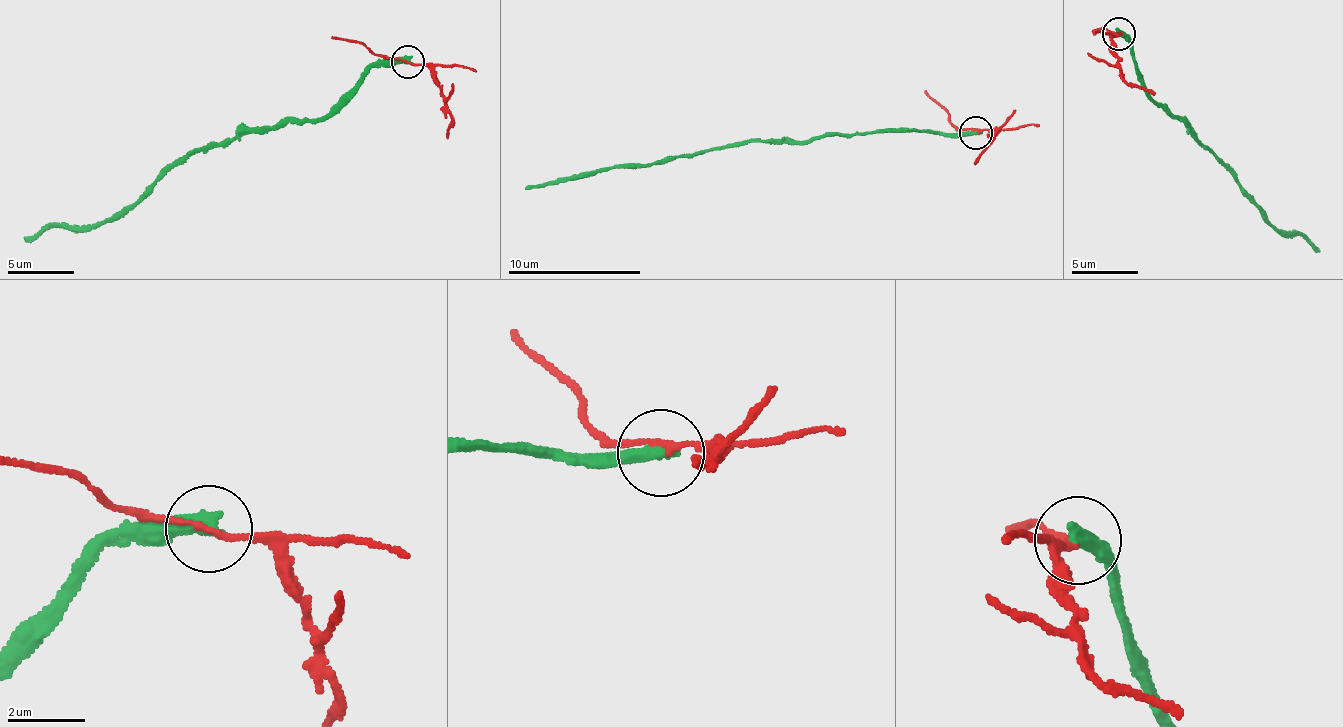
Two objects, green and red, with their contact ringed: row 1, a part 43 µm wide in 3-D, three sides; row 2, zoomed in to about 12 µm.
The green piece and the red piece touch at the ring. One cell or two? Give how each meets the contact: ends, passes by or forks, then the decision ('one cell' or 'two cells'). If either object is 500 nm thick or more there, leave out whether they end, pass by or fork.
green ends | red passes by | two cells

